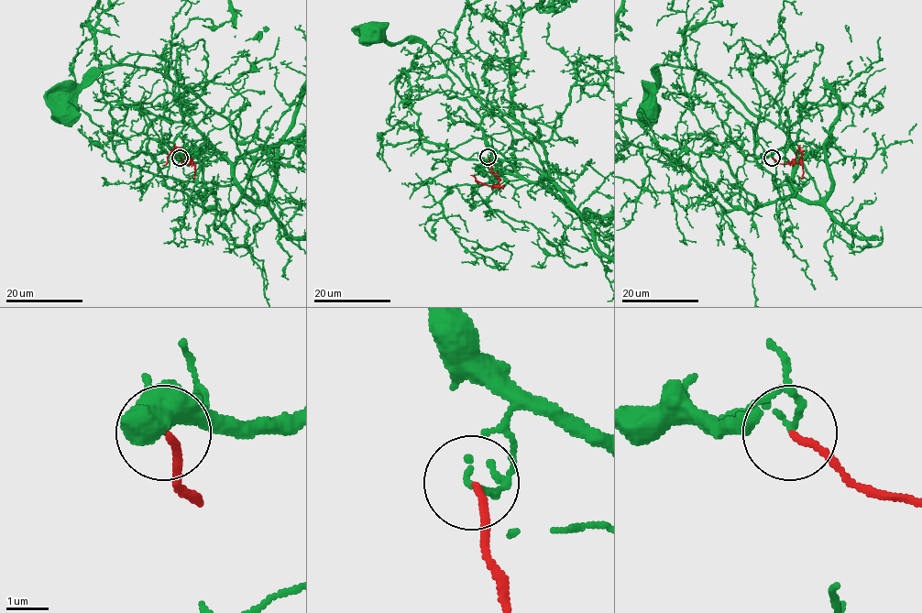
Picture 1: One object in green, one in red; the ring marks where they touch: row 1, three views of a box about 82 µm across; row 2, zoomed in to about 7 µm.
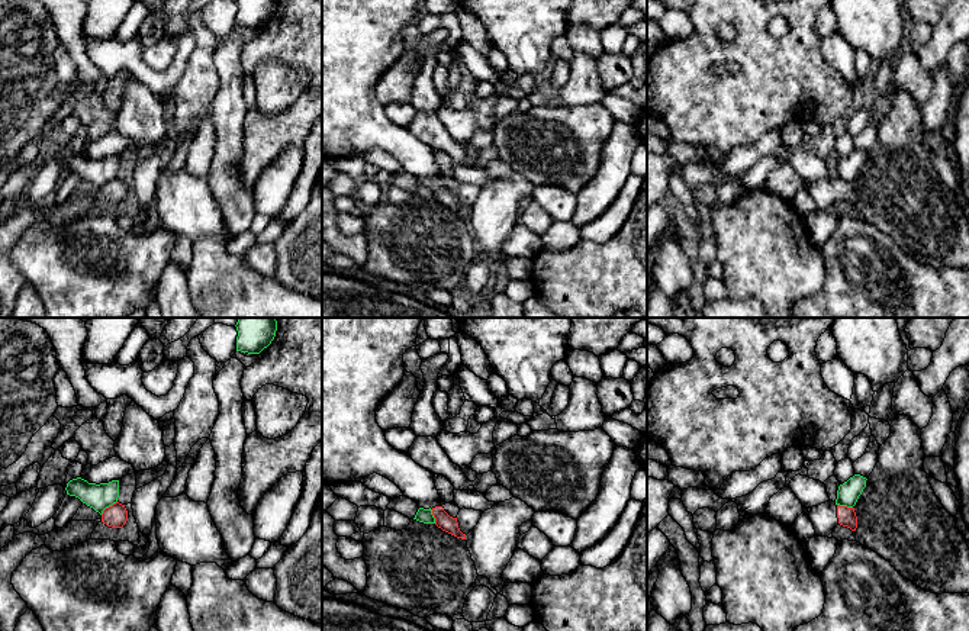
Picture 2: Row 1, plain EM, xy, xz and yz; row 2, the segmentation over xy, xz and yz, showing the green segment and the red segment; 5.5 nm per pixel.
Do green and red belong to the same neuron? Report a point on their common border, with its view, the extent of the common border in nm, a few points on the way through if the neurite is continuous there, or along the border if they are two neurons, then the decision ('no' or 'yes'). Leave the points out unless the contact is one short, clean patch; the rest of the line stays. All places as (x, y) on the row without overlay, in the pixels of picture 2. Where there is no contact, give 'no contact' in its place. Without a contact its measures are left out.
xy (108, 182) | 120 nm | along xy (116, 176), (100, 189) | no

